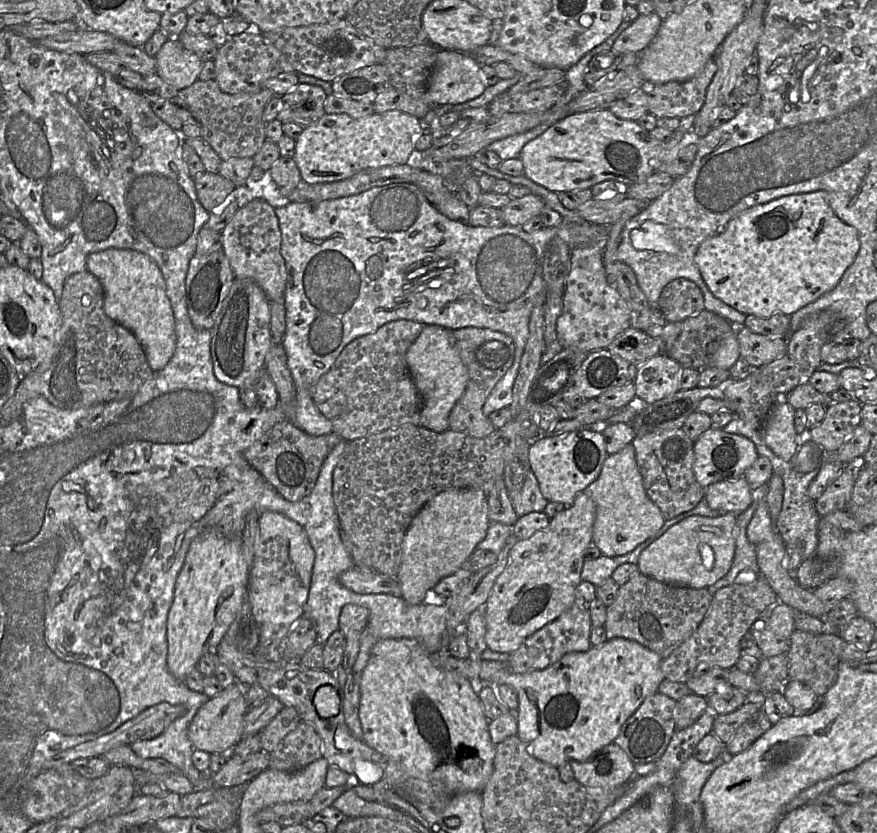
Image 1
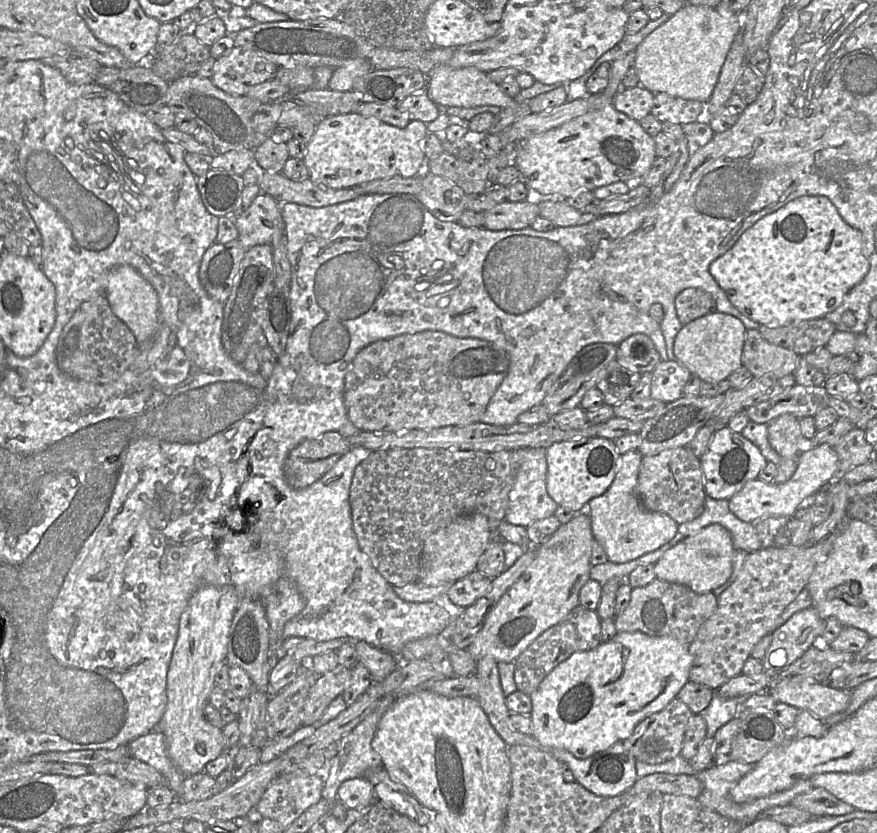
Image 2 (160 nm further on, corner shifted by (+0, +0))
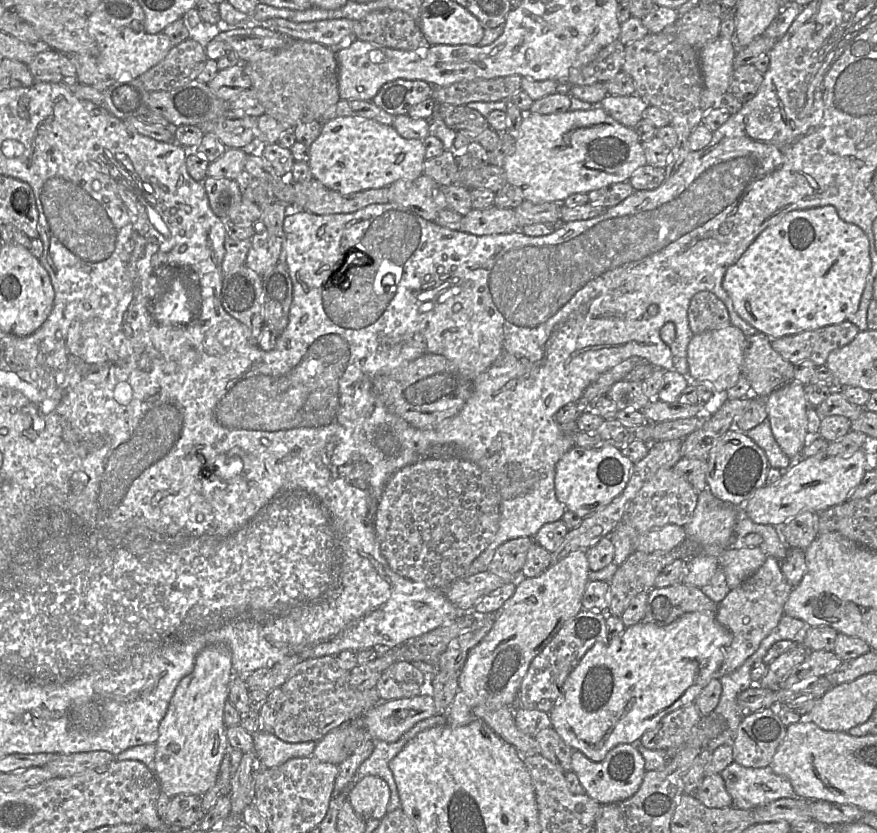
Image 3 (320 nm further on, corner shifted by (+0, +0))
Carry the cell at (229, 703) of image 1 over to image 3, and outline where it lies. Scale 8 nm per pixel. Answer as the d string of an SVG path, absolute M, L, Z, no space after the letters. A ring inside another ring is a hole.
M226 646L205 647L195 659L193 671L182 678L169 701L167 712L159 728L155 742L155 776L160 789L170 798L180 793L202 795L217 781L220 765L229 744L224 724L224 705L228 700L229 683L232 678L231 653Z

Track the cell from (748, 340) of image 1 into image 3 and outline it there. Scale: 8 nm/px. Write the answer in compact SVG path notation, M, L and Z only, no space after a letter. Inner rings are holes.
M763 333L746 337L742 374L750 383L755 398L767 398L777 388L793 380L794 364L785 360L771 345L771 339Z

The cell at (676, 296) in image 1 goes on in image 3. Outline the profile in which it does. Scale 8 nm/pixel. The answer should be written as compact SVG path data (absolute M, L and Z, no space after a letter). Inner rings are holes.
M700 291L692 297L688 307L688 322L694 335L732 325L727 307L710 291Z

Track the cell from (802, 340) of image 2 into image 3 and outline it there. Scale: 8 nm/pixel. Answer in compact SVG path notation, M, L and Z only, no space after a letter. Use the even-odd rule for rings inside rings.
M849 320L816 330L771 339L772 348L785 360L796 364L811 360L816 366L826 365L829 354L849 344L860 332Z

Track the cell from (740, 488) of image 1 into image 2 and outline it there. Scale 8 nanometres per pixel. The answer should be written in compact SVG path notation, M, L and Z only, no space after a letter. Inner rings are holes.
M827 444L804 446L798 456L796 471L787 482L775 484L764 482L758 478L751 480L728 500L728 506L738 519L749 523L770 517L790 518L805 498L819 492L838 476L838 456L833 447Z

